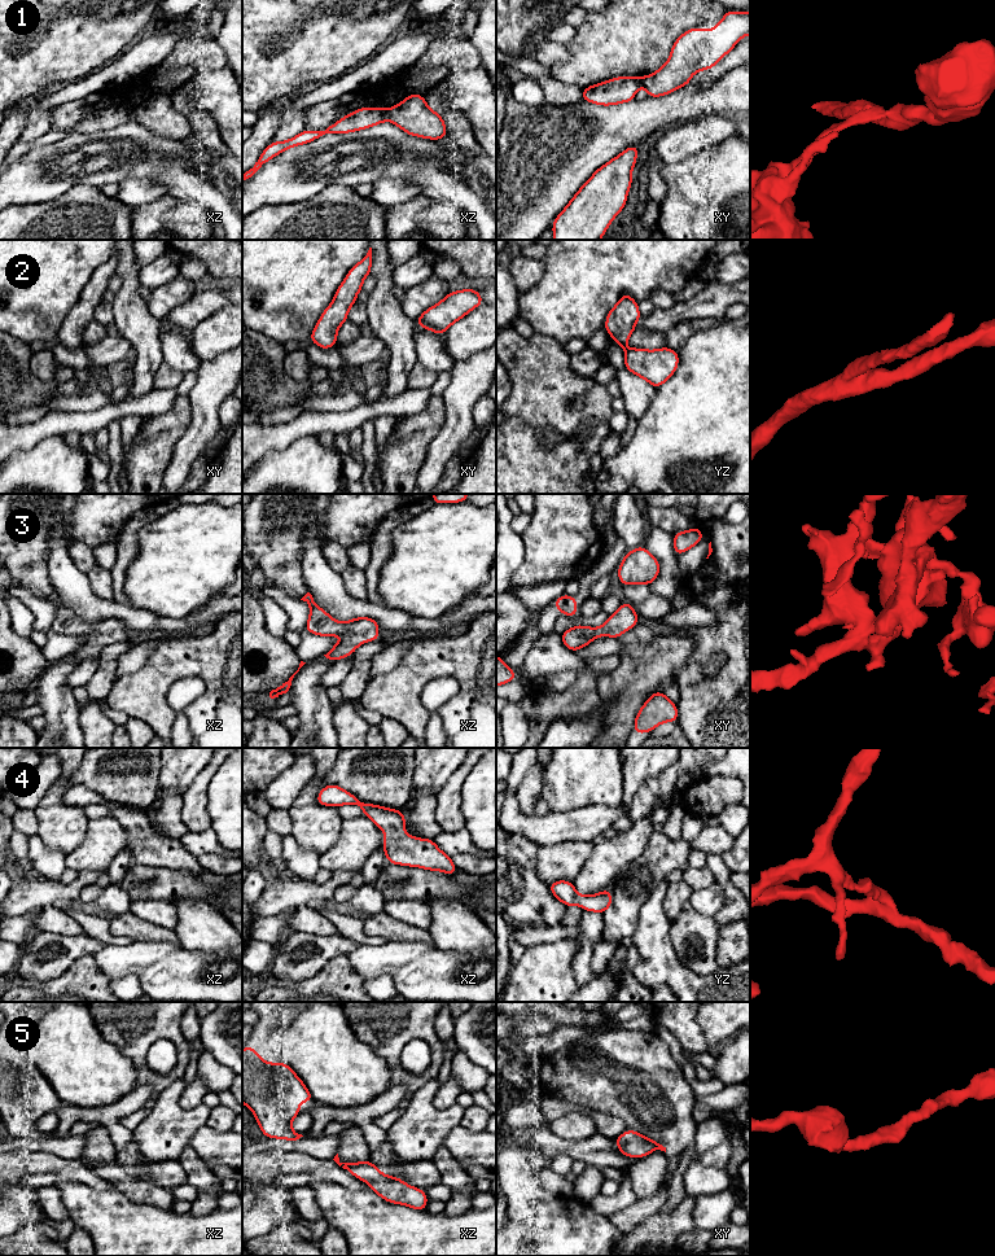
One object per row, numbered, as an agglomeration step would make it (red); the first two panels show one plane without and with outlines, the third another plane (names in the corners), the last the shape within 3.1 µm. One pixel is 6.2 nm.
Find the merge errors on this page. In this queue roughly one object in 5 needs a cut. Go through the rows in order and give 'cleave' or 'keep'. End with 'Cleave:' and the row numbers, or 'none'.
1: cleave
2: keep
3: keep
4: keep
5: keep
Cleave: 1

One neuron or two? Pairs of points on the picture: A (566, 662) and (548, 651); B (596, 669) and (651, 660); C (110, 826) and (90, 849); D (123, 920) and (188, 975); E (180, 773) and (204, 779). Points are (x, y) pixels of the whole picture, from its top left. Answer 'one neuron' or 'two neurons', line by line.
A: one neuron
B: two neurons
C: one neuron
D: two neurons
E: two neurons

